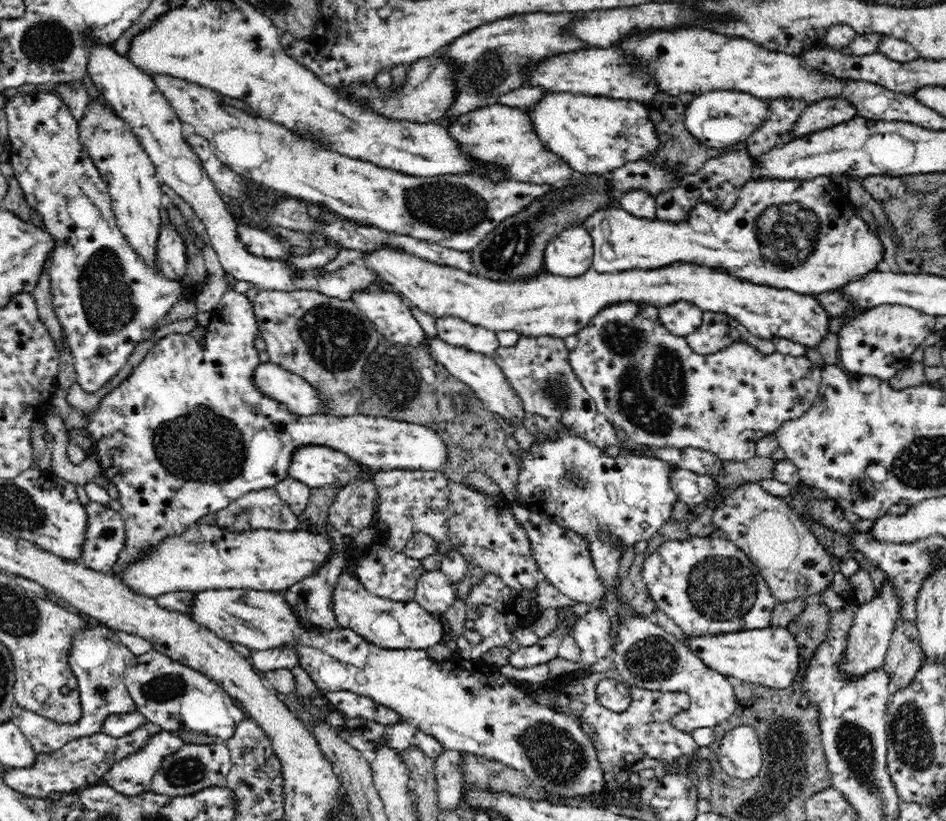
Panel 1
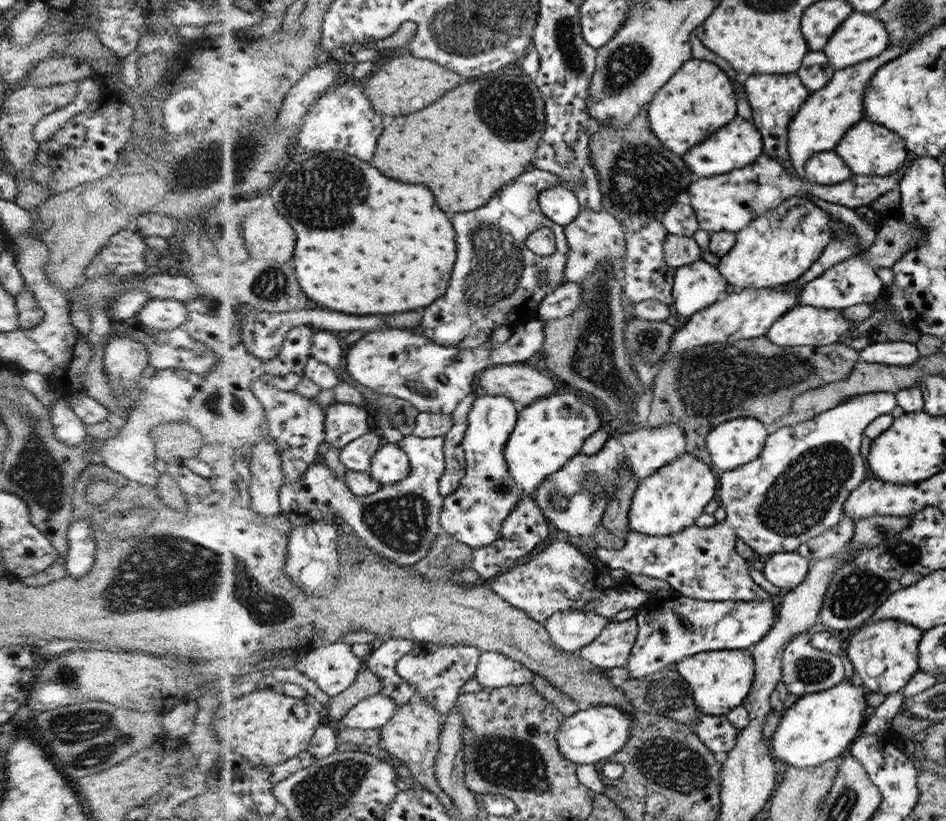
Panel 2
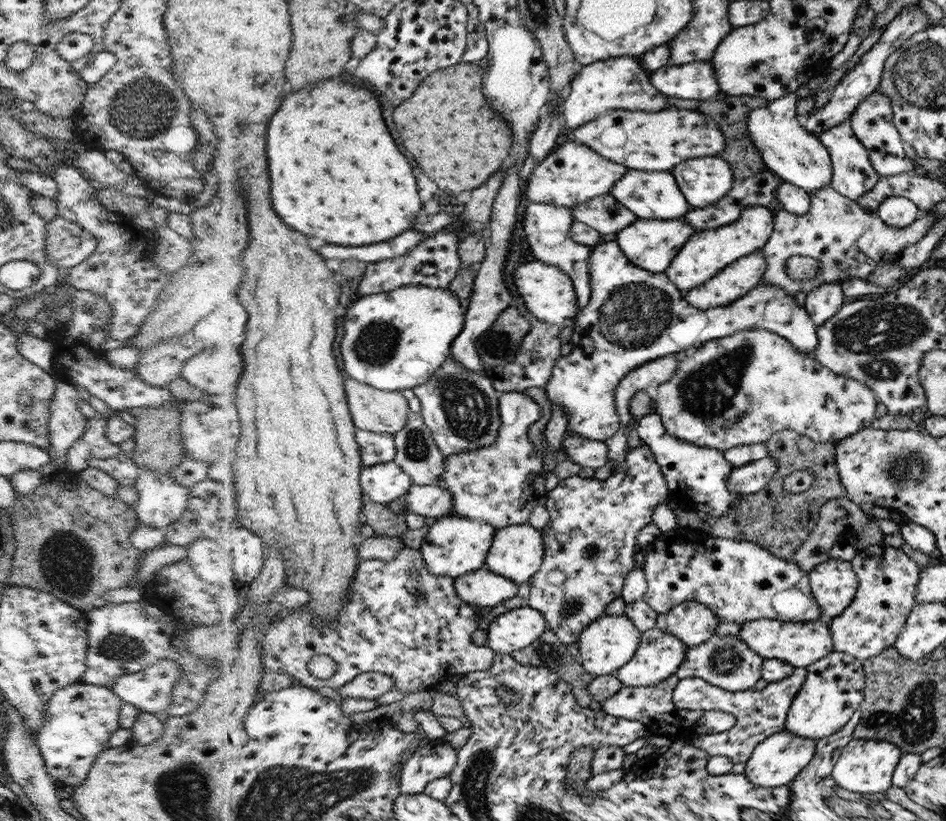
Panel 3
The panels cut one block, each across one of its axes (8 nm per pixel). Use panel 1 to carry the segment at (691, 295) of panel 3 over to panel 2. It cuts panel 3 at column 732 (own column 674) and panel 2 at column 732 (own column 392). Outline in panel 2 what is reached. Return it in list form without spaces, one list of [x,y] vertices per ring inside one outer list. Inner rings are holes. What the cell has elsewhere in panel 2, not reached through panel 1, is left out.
[[[788,197],[776,208],[755,218],[745,229],[736,233],[736,242],[728,254],[719,257],[717,269],[724,275],[731,290],[768,289],[796,281],[821,257],[825,248],[834,240],[831,228],[832,215],[820,209],[806,197]]]

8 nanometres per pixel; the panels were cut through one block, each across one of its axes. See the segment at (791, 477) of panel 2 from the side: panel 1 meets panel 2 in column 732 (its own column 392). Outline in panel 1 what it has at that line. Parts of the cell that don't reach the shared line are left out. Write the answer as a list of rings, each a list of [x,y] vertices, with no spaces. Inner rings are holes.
[[[432,470],[376,471],[372,481],[378,494],[379,519],[376,521],[386,524],[387,539],[373,543],[366,556],[362,554],[348,562],[348,571],[372,594],[398,602],[415,600],[412,588],[425,570],[400,568],[400,552],[414,532],[429,534],[437,542],[440,554],[457,550],[466,562],[476,564],[484,572],[499,574],[500,579],[514,590],[529,590],[543,580],[531,550],[530,535],[515,518],[504,495],[476,491]]]

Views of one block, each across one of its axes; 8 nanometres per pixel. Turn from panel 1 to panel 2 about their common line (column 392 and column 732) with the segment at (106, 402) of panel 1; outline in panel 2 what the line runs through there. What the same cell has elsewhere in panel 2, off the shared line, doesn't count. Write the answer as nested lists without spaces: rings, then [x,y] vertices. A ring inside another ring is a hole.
[[[734,418],[705,438],[712,468],[719,474],[757,460],[765,448],[770,427],[756,418]]]

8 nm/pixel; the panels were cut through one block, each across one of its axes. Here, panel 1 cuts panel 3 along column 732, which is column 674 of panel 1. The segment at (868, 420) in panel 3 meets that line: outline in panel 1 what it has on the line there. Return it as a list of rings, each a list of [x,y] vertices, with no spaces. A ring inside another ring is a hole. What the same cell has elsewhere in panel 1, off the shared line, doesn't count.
[[[620,302],[619,305],[608,307],[578,333],[578,344],[569,352],[572,371],[580,378],[583,387],[592,397],[597,409],[605,414],[605,417],[615,427],[621,428],[628,435],[629,442],[635,445],[646,445],[649,447],[668,448],[699,448],[715,454],[724,461],[742,462],[757,455],[755,452],[756,443],[765,435],[775,432],[784,422],[792,421],[793,418],[800,418],[809,408],[812,408],[818,394],[823,368],[811,362],[805,356],[786,356],[777,351],[775,354],[762,354],[754,349],[752,345],[738,342],[728,345],[727,349],[720,350],[716,354],[700,355],[693,353],[691,346],[684,337],[675,336],[669,333],[659,318],[659,309],[650,305],[637,305],[636,302]]]

